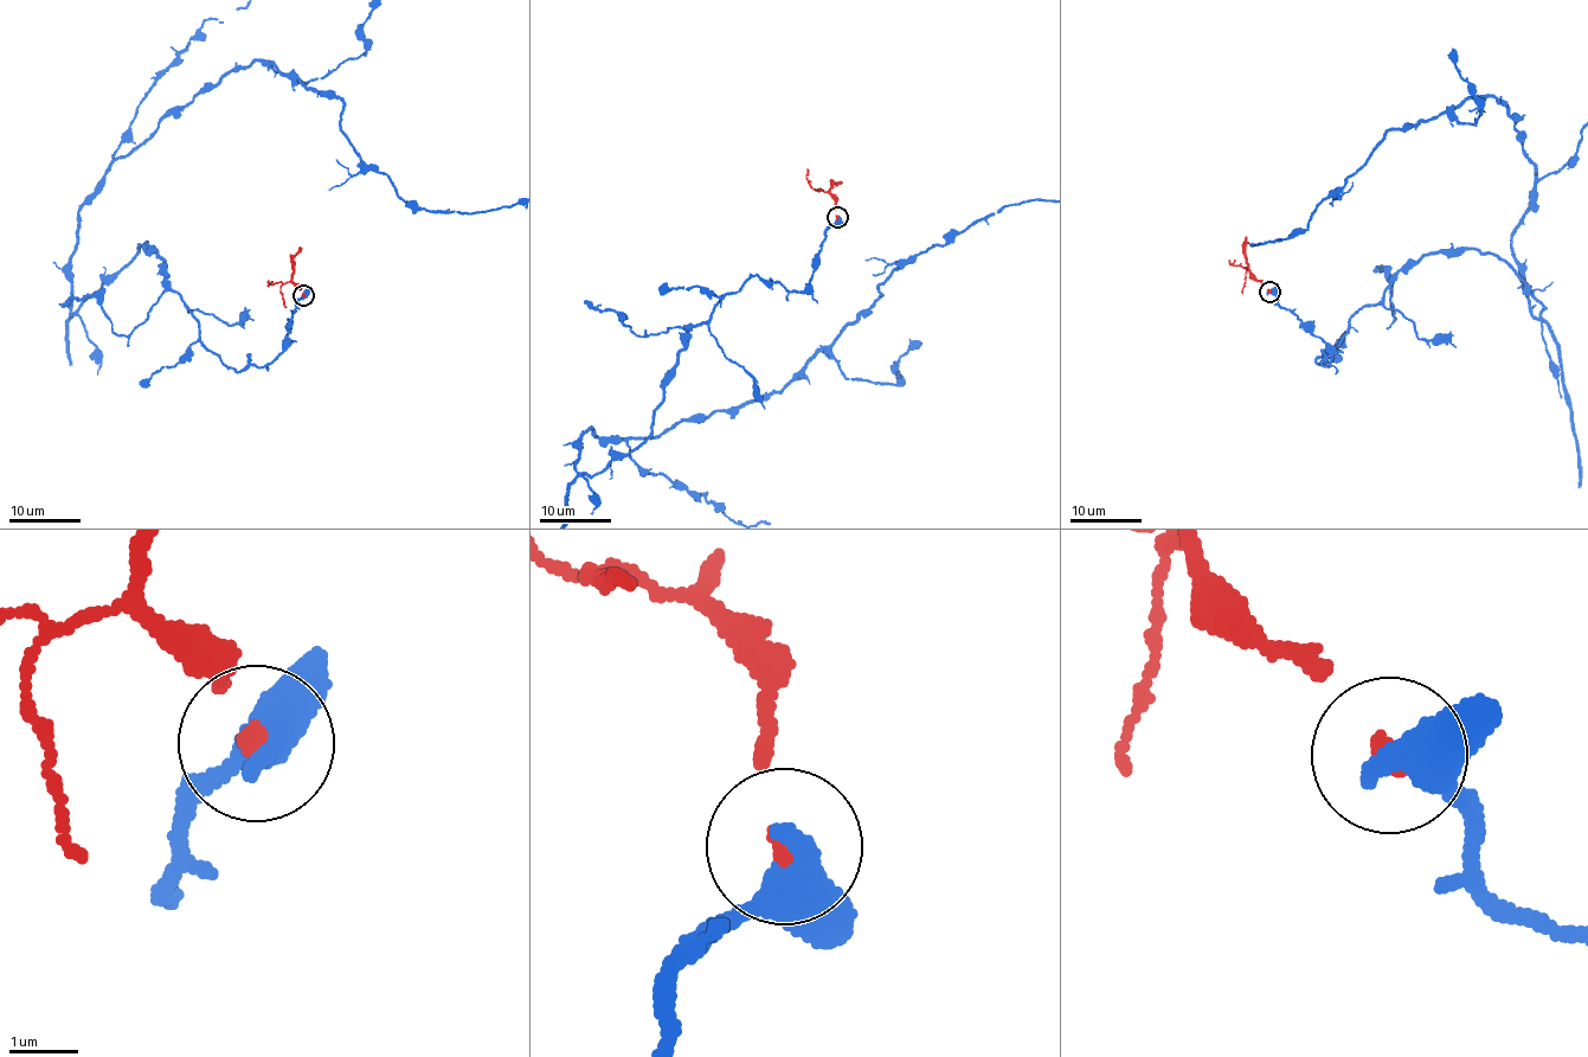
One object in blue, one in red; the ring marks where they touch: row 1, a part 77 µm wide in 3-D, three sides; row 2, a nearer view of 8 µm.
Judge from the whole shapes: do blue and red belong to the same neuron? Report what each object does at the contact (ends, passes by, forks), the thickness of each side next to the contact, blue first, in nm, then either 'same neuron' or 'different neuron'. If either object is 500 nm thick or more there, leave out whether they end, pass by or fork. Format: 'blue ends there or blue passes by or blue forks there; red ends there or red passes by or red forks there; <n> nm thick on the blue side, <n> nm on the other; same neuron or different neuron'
blue passes by; red ends there; 440 nm thick on the blue side, 220 nm on the other; different neuron

